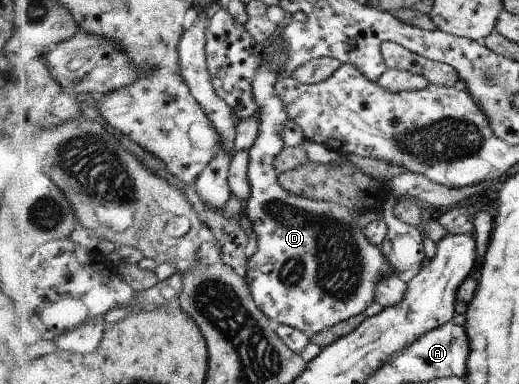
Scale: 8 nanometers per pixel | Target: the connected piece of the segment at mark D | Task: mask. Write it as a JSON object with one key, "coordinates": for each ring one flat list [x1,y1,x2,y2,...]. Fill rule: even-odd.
{"coordinates":[[278,37,267,49,268,58,258,70,254,80,254,91,261,105,261,121,259,140,250,150,249,180,253,187,252,200,245,206,244,220,248,230,257,234,259,251,249,260,244,273,257,306,275,325,284,324,307,335,307,338,325,332,353,316,364,315,365,311,376,300,376,286,391,275,397,275,396,269,384,257,379,246,373,244,365,235,364,228,357,224,357,213,334,202,305,198,290,193,281,187,275,167,275,157,284,149,281,139,282,125,287,118,284,106,276,97,274,84,289,60,287,51,281,49]]}

